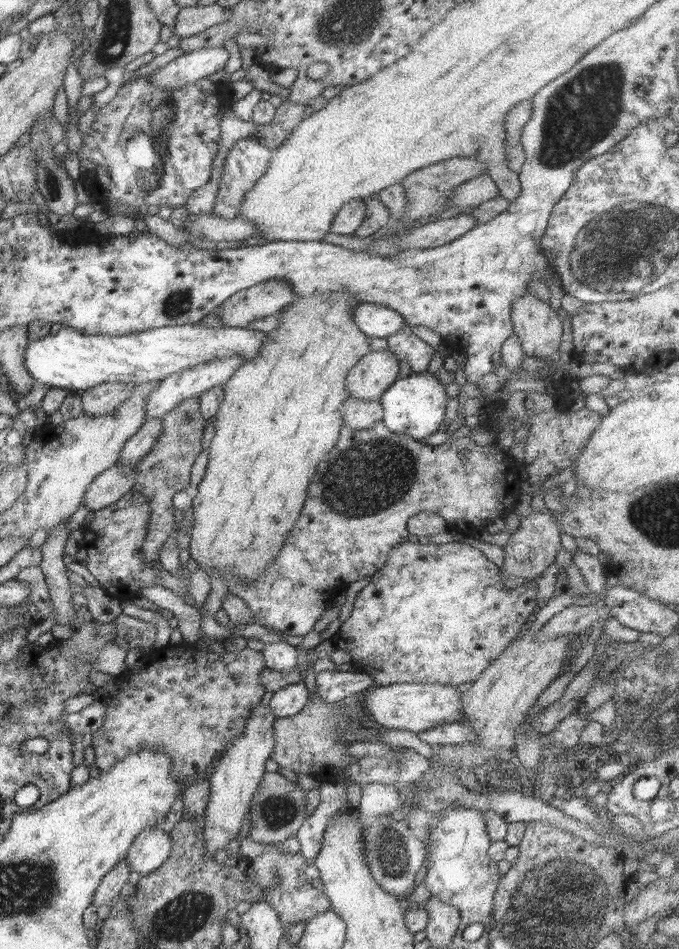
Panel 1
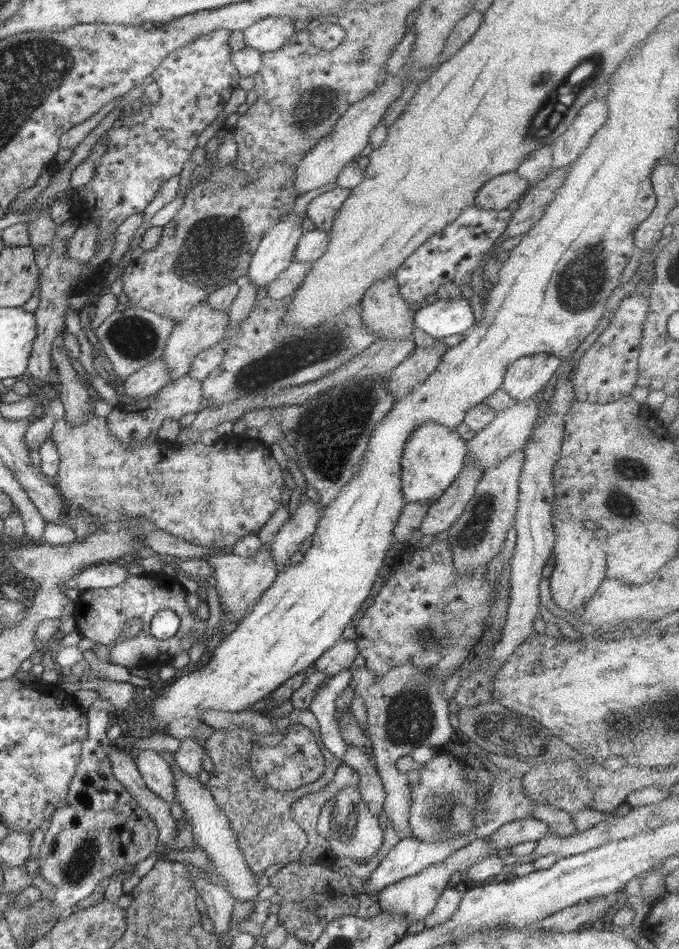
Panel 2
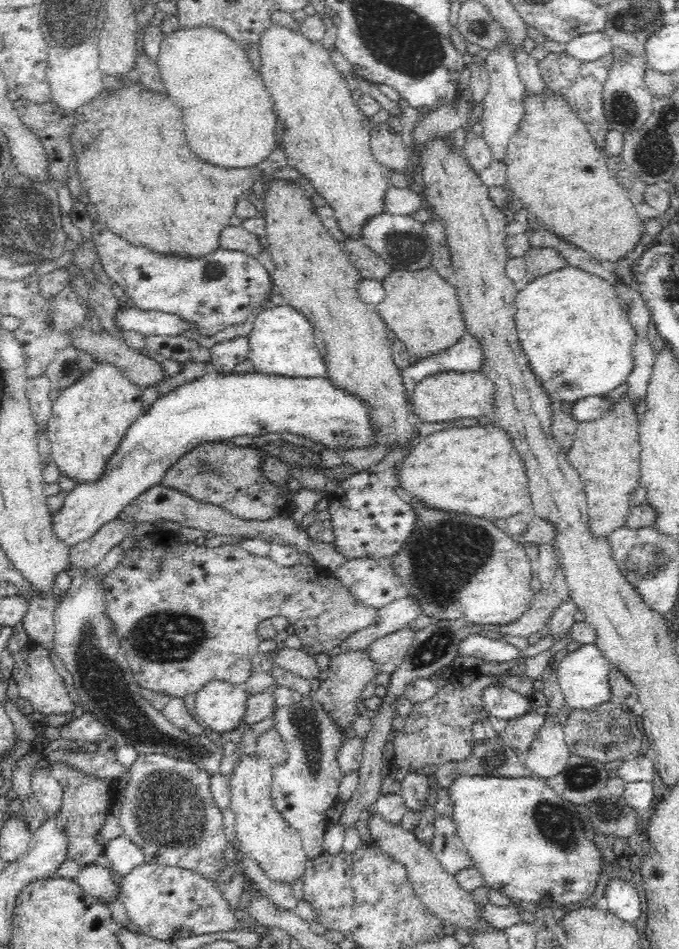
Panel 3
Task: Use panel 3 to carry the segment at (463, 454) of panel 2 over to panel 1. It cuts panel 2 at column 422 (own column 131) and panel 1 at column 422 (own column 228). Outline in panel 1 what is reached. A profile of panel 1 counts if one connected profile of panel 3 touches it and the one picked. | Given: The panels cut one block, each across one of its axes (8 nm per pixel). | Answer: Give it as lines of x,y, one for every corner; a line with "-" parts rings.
412,373
396,380
379,398
384,409
381,420
391,432
402,434
413,440
424,442
426,437
438,432
444,422
444,411
448,398
442,377
430,373

